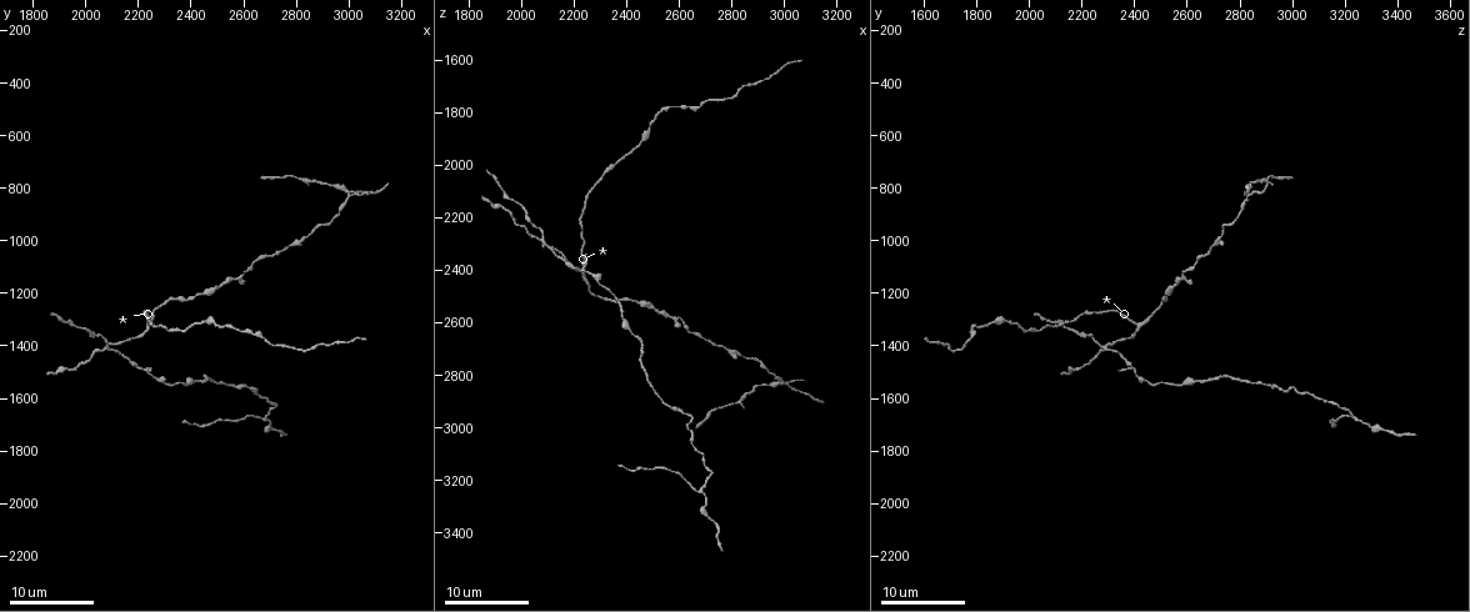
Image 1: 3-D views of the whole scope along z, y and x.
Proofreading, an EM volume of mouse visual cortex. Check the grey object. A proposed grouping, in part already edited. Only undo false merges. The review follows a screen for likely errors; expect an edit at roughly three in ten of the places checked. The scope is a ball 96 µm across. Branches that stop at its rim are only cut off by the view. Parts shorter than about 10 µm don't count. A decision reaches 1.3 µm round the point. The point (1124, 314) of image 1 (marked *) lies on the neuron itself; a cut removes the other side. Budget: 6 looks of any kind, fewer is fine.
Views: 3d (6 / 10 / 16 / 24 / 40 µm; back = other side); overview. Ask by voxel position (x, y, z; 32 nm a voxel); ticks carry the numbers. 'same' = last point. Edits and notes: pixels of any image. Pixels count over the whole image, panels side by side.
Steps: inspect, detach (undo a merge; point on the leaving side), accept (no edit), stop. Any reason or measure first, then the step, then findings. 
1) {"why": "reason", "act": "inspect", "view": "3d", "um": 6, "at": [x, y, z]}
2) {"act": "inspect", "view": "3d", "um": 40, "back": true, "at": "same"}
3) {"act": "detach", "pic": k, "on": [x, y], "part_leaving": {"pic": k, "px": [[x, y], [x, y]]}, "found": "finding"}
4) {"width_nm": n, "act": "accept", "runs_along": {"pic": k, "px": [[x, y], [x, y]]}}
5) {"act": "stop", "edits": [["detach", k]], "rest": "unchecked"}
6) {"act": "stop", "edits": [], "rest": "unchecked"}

{"why": "three-way junction", "act": "inspect", "view": "3d", "um": 24, "at": [2240, 1340, 2410]}

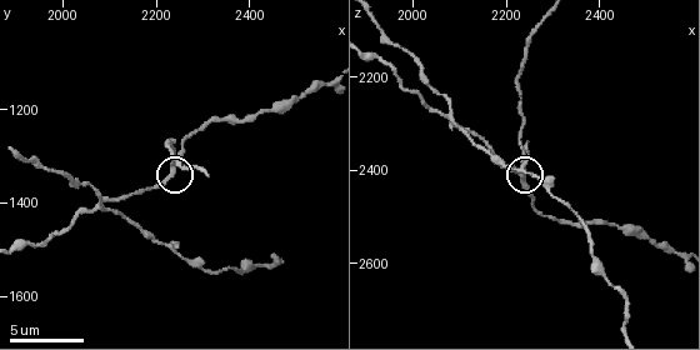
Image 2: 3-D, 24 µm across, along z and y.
{"why": "closer look", "act": "inspect", "view": "3d", "um": 10, "at": [2240, 1335, 2415]}

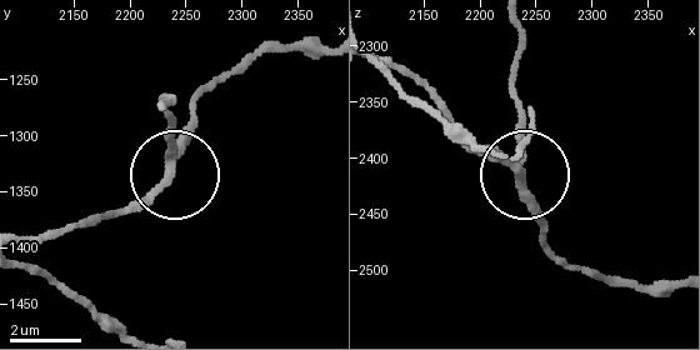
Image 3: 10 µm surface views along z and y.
{"arms": 3, "act": "accept", "found": "all the same neuron"}

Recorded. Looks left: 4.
{"why": "four arms meet", "act": "inspect", "view": "3d", "um": 10, "at": [2090, 1415, 2305]}

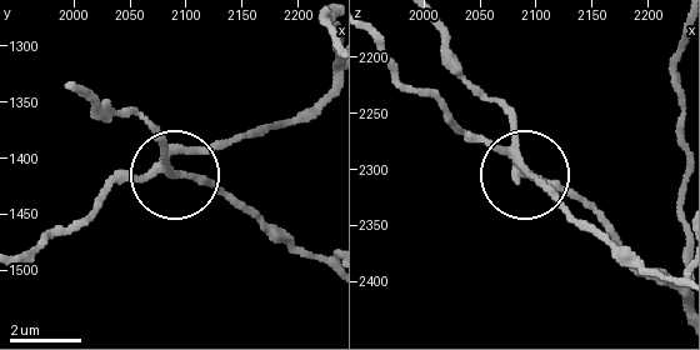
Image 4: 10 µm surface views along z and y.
{"width_nm": 220, "act": "detach", "pic": 4, "on": [159, 140], "part_leaving": {"pic": 4, "px": [[169, 164], [201, 176], [326, 263]]}, "found": "two neurons meet here"}

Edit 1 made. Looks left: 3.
{"why": "thin neck", "act": "inspect", "view": "3d", "um": 16, "at": [2990, 830, 2830]}

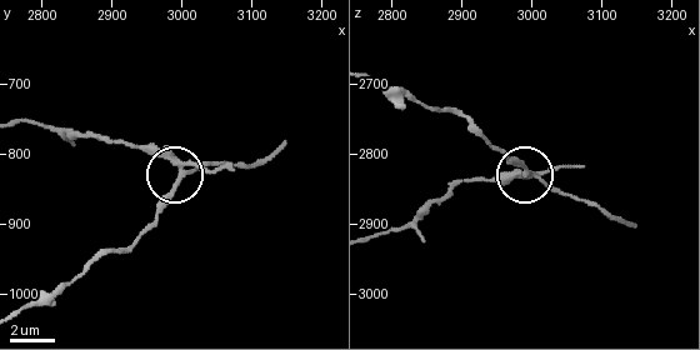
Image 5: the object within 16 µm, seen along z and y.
{"why": "zoom in", "act": "inspect", "view": "3d", "um": 6, "at": [3000, 835, 2830]}

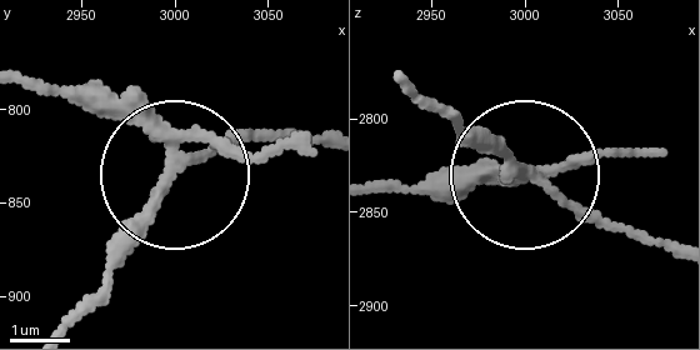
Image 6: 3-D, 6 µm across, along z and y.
{"arms": 4, "act": "detach", "pic": 6, "on": [108, 101], "part_leaving": {"pic": 6, "px": [[174, 160], [134, 125], [29, 85]]}, "found": "a second neuron is stuck on"}

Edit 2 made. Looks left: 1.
{"act": "stop", "edits": [["detach", 4], ["detach", 6]], "rest": "unchecked"}

